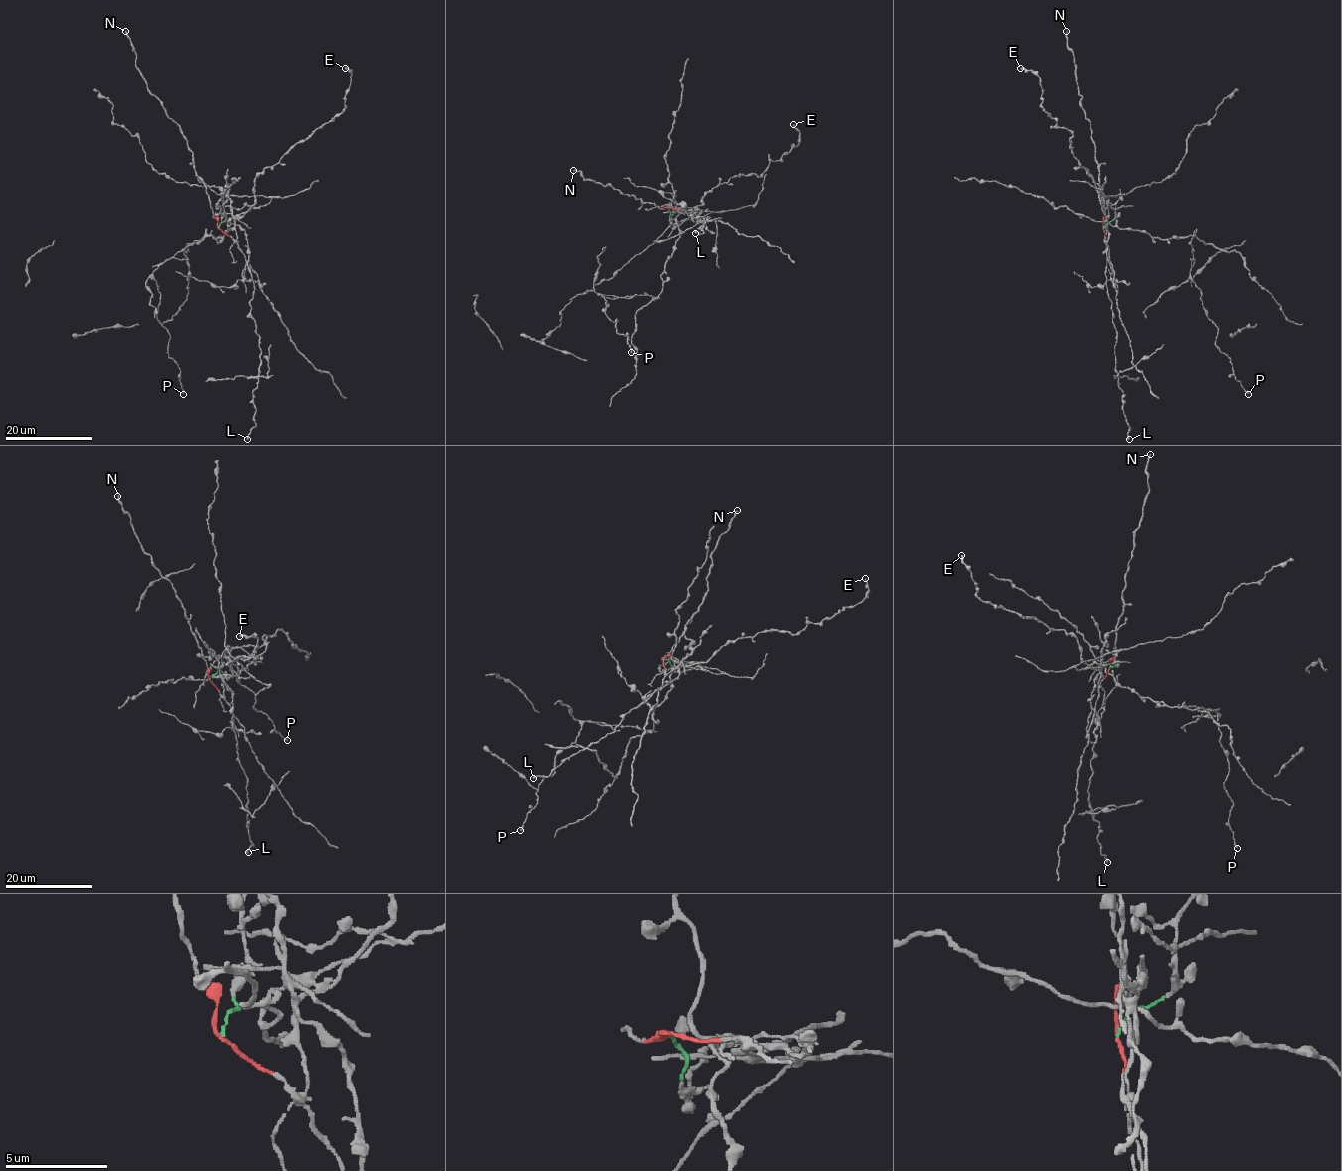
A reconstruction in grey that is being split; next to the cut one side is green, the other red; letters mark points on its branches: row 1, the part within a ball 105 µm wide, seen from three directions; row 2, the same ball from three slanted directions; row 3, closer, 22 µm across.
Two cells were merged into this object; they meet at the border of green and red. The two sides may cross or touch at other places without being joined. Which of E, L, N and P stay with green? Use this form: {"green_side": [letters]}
{"green_side": ["E", "L", "P"]}

